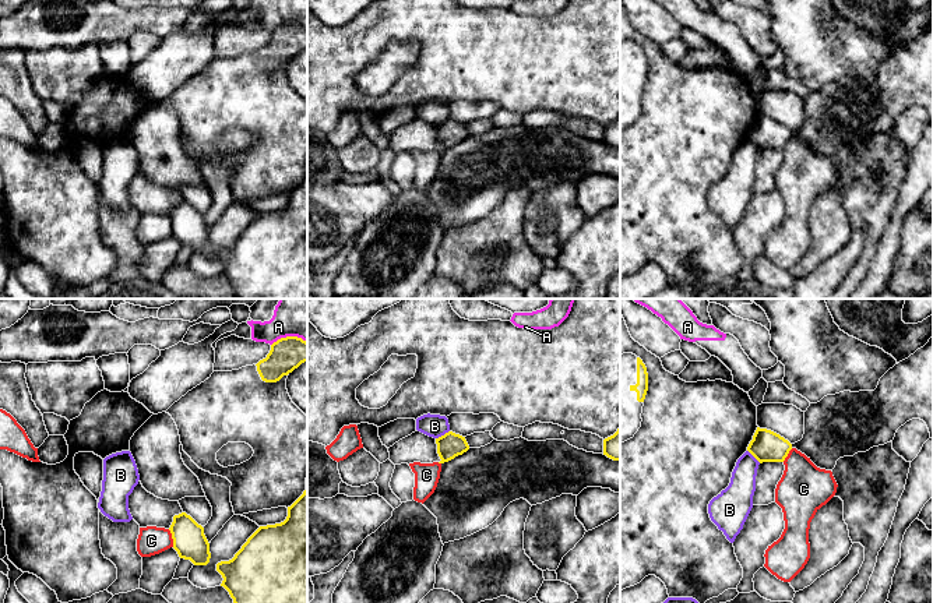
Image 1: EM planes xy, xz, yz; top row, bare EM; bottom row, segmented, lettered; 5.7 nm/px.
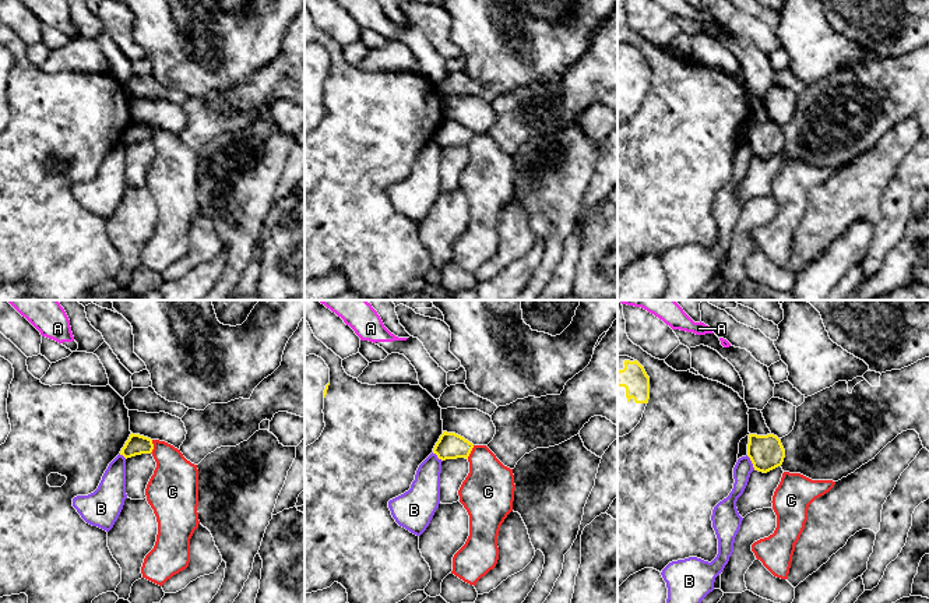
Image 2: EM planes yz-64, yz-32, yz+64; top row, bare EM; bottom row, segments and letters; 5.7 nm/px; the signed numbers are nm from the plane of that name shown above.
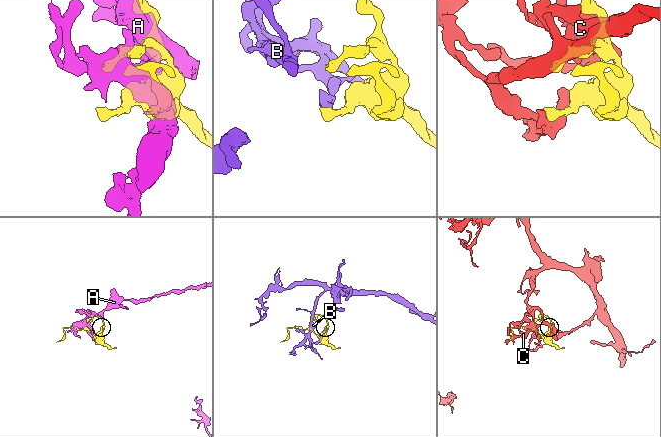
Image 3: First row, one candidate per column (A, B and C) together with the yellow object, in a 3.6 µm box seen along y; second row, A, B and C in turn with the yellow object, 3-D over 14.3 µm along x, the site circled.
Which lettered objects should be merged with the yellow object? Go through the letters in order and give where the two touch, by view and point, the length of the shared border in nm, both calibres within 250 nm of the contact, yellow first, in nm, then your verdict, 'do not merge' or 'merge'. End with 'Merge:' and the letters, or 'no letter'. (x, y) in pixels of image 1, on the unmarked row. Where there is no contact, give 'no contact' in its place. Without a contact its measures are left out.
A: xy (288, 24) | 200 nm | 190/160 nm | do not merge
B: xz (442, 123) | 90 nm | 140/130 nm | do not merge
C: xy (172, 225) | 110 nm | 190/160 nm | do not merge
Merge: no letter

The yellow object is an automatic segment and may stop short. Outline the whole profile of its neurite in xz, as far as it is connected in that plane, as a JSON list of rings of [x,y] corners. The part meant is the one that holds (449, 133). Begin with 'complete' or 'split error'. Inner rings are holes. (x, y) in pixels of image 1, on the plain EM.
complete | [[[448,119],[444,123],[436,126],[436,131],[437,141],[441,147],[439,151],[448,149],[469,137],[465,124],[455,121],[453,119]]]

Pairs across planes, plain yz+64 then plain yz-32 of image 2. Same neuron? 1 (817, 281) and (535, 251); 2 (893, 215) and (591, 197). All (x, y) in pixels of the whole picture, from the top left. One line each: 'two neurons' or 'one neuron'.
1: one neuron
2: one neuron

